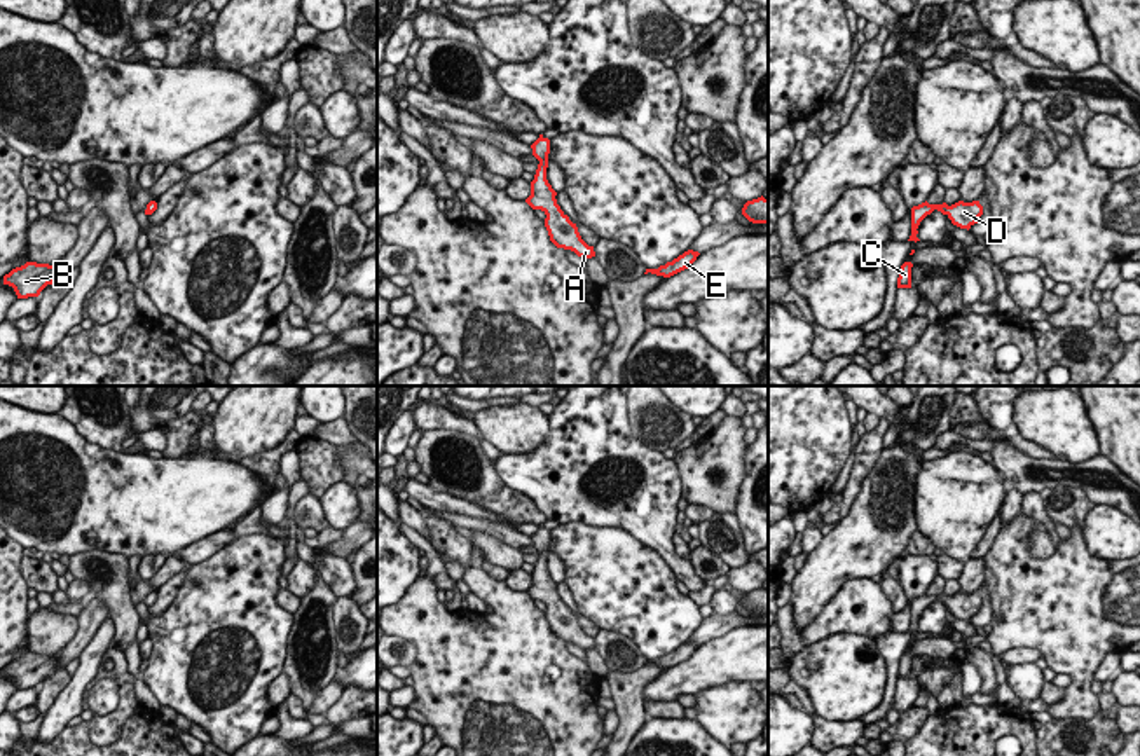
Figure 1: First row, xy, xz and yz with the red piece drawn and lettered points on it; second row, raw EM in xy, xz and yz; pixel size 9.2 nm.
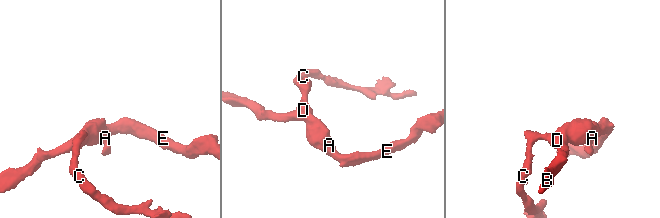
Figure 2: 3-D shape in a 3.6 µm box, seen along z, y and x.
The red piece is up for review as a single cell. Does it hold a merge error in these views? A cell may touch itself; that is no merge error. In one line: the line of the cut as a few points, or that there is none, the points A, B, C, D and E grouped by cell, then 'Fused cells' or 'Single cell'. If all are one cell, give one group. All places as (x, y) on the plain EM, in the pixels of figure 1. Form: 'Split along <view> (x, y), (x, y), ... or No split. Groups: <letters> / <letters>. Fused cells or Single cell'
No split. Groups: A B C D E. Single cell.

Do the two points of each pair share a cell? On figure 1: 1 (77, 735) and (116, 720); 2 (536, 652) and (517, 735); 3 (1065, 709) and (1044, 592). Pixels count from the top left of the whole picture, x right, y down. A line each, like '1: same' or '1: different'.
1: different
2: same
3: same

